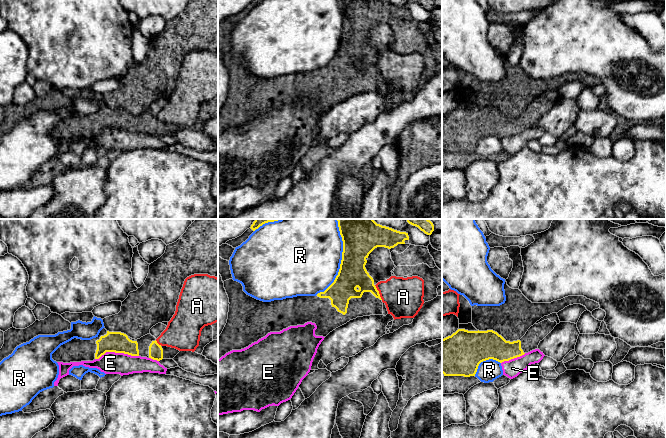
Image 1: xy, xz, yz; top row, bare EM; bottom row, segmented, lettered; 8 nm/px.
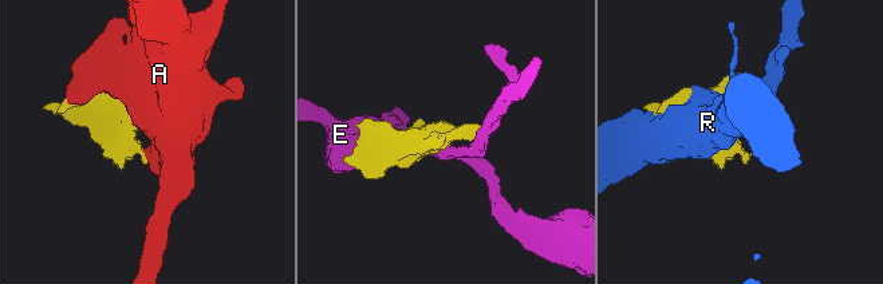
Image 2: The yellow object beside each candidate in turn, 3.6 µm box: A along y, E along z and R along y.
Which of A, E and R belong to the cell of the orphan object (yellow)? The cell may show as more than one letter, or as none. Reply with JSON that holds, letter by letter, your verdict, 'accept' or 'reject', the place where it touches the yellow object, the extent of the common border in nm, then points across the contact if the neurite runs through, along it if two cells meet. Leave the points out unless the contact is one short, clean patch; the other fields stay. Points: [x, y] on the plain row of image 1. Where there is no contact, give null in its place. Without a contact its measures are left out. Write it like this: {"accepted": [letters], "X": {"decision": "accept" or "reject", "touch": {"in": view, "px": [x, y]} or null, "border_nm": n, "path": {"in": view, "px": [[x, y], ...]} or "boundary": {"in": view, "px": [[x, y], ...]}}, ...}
{"accepted": [], "A": {"decision": "reject", "touch": {"in": "xz", "px": [378, 68]}, "border_nm": 140}, "E": {"decision": "reject", "touch": {"in": "xy", "px": [116, 128]}, "border_nm": 360}, "R": {"decision": "reject", "touch": {"in": "xz", "px": [341, 37]}, "border_nm": 600}}

